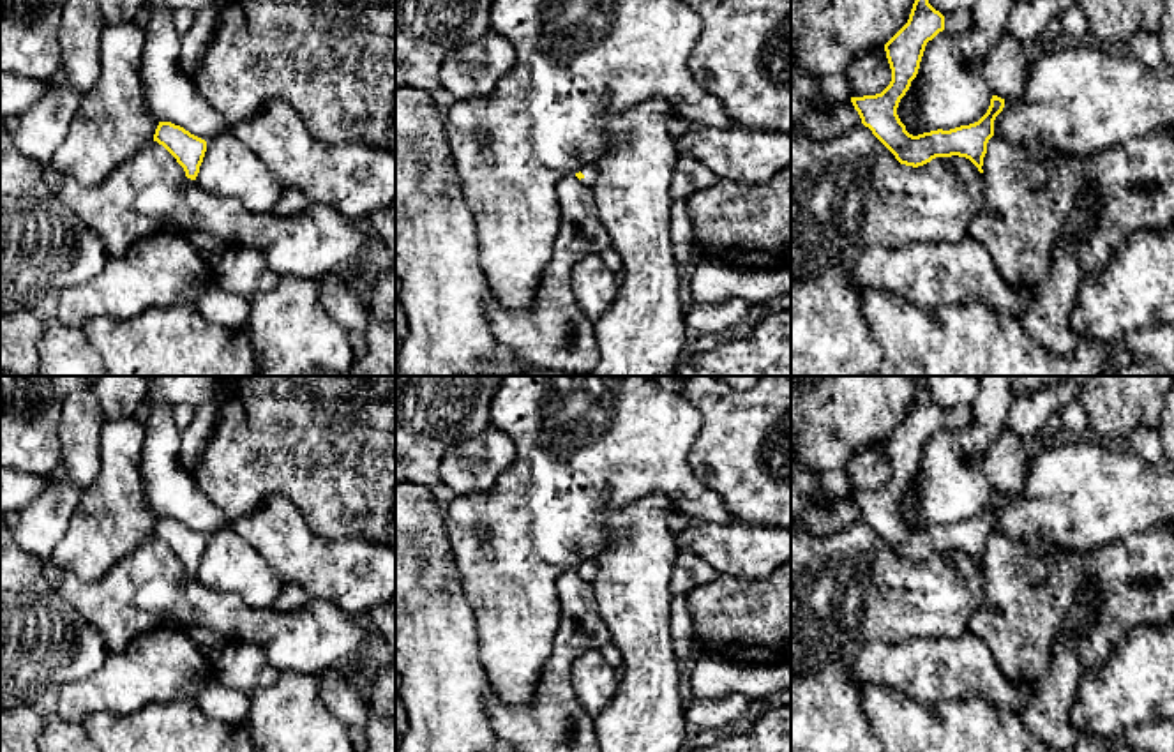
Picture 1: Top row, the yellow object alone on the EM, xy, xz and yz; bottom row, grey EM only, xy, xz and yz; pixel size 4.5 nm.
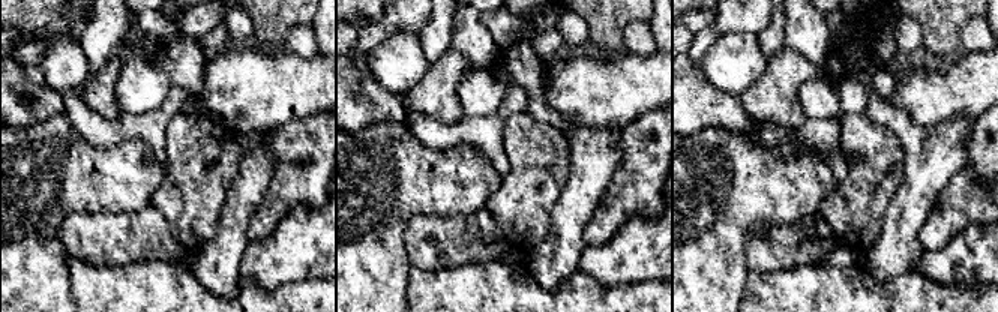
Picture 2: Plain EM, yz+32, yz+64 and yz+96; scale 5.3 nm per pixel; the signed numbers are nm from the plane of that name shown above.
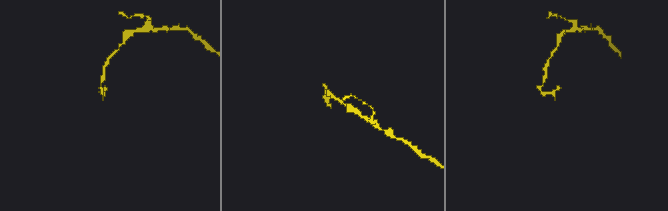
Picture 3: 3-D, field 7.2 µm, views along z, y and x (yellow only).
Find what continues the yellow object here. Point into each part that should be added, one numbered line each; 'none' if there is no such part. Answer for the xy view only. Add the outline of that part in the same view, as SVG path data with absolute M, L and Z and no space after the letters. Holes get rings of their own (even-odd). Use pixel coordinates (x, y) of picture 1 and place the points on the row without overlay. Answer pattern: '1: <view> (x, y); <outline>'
none

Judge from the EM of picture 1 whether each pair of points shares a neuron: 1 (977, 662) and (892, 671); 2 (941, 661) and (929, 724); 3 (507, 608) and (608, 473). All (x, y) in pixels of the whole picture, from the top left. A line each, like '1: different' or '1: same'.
1: same
2: different
3: same

